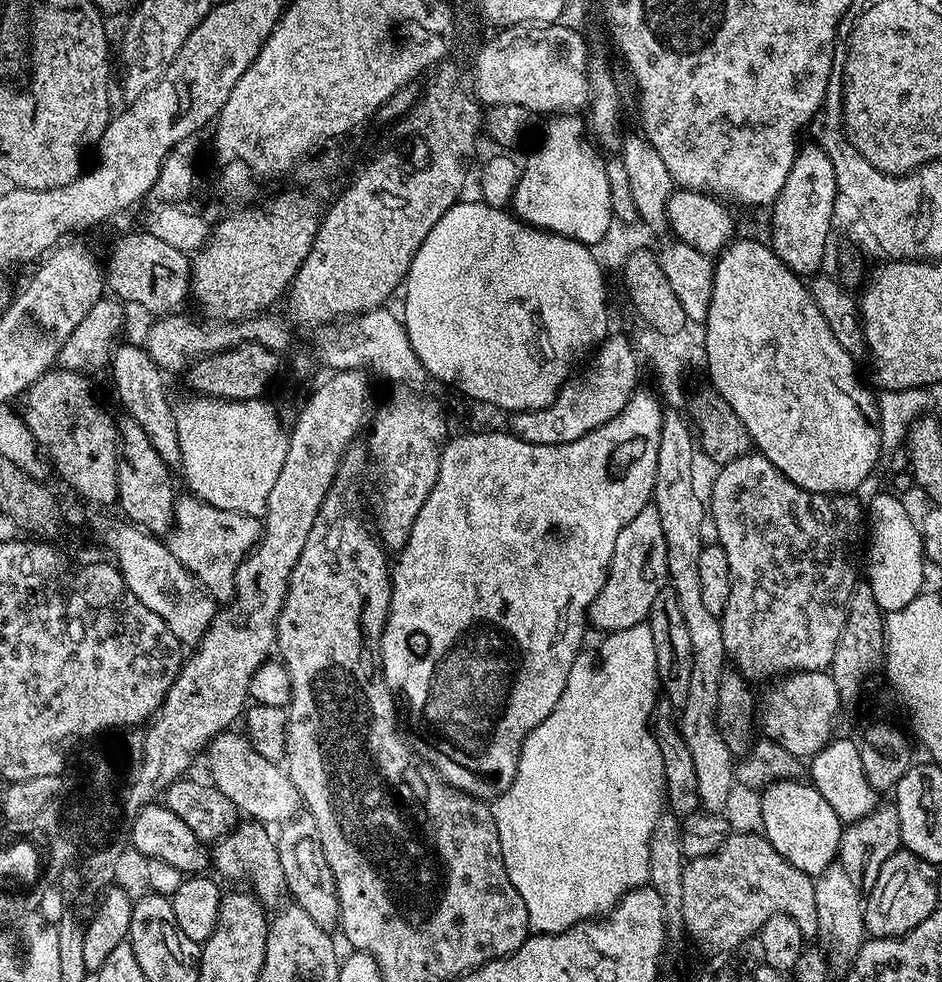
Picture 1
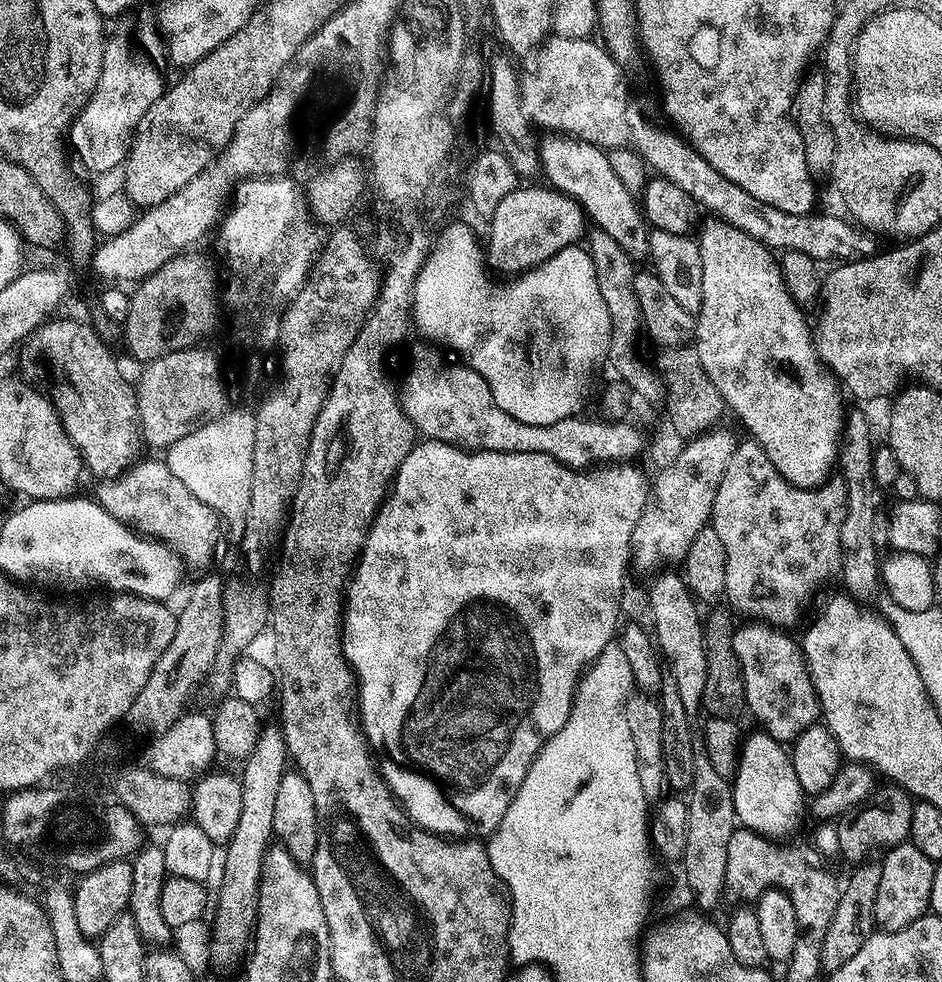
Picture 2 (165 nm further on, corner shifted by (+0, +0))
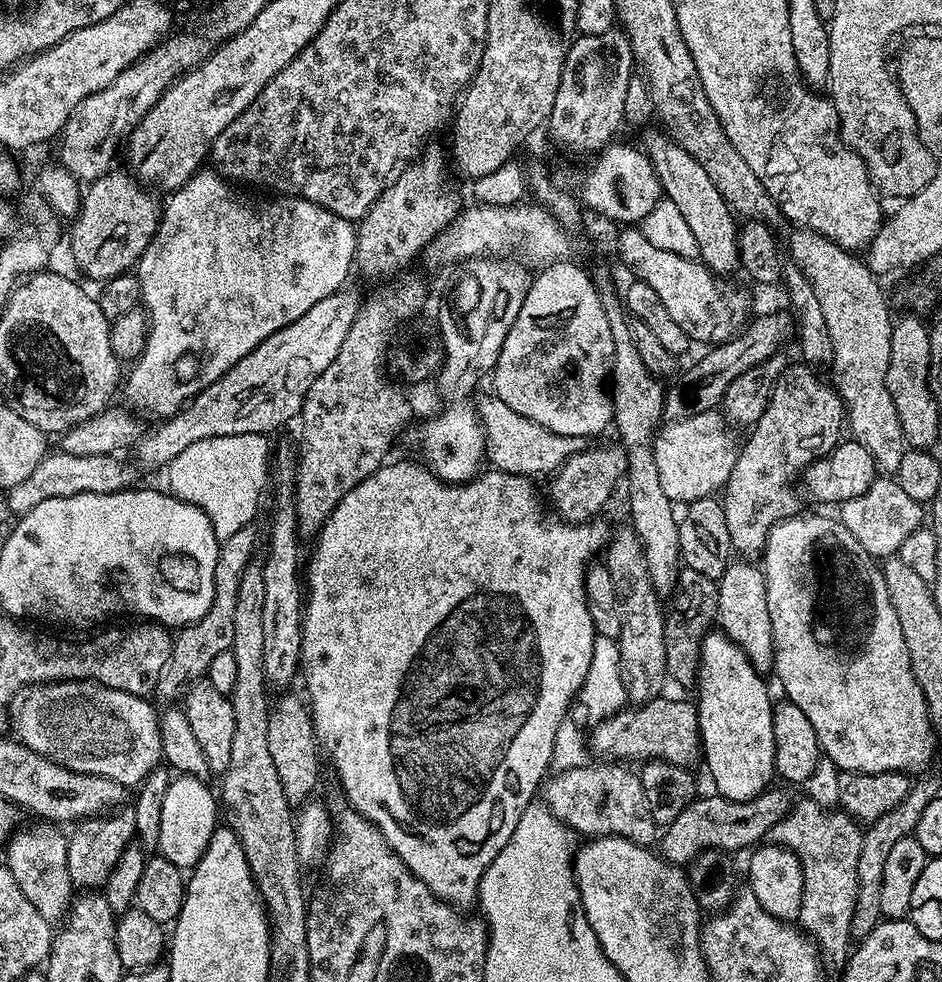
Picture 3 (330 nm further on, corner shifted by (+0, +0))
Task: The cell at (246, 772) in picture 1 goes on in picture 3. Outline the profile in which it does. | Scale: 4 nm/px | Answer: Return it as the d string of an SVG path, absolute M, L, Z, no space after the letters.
M58 680L55 684L33 687L23 699L19 701L20 713L14 716L15 739L47 760L82 774L105 776L125 786L143 784L154 769L161 767L160 716L143 696L105 688L103 684L89 680Z

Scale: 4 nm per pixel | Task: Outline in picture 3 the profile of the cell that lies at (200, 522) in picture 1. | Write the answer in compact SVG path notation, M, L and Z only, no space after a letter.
M64 452L45 455L44 460L26 478L26 482L18 482L18 486L7 489L8 508L15 514L23 514L34 510L43 500L50 498L66 498L83 492L106 494L107 492L123 492L129 487L128 476L124 473L124 464L115 455L111 456L74 456Z

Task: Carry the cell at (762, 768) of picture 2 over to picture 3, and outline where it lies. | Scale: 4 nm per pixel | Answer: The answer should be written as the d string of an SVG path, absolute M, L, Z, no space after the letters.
M713 630L705 636L701 644L700 674L698 689L700 700L695 701L700 713L700 744L702 760L708 763L708 772L712 775L712 784L719 795L728 800L752 800L760 796L773 783L776 776L776 755L774 754L774 726L772 709L774 700L768 697L765 677L756 672L745 654L729 636L719 630Z

